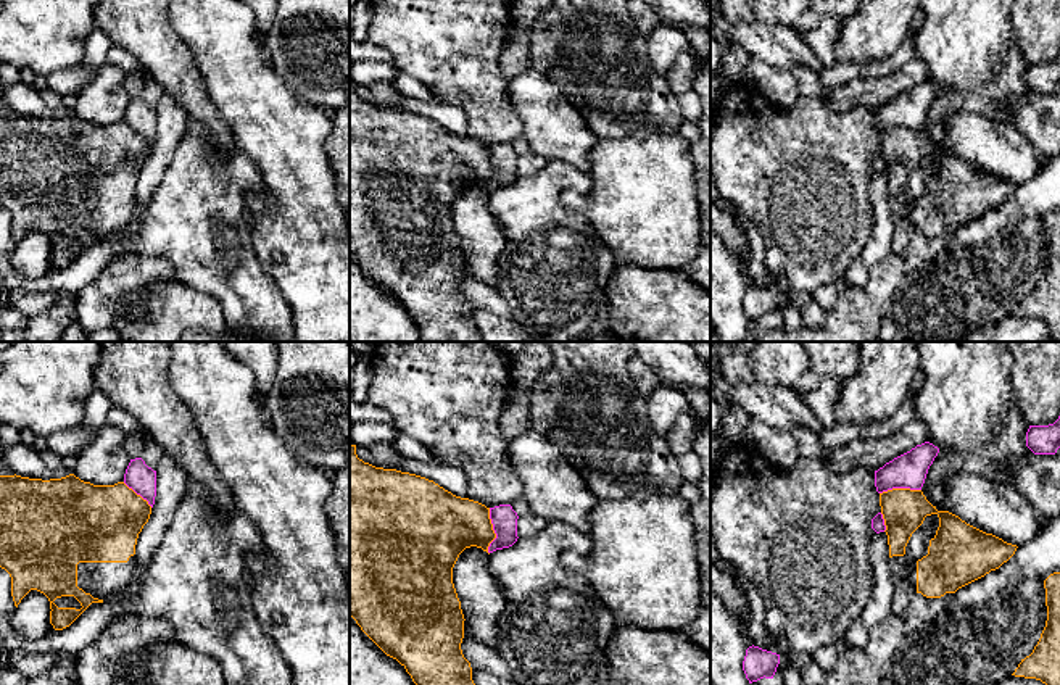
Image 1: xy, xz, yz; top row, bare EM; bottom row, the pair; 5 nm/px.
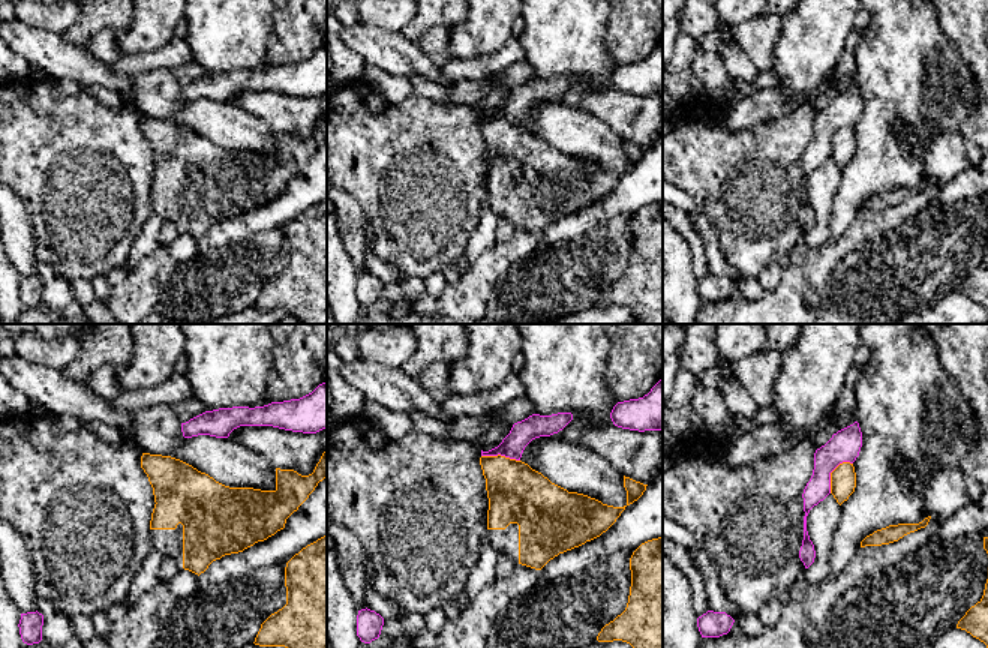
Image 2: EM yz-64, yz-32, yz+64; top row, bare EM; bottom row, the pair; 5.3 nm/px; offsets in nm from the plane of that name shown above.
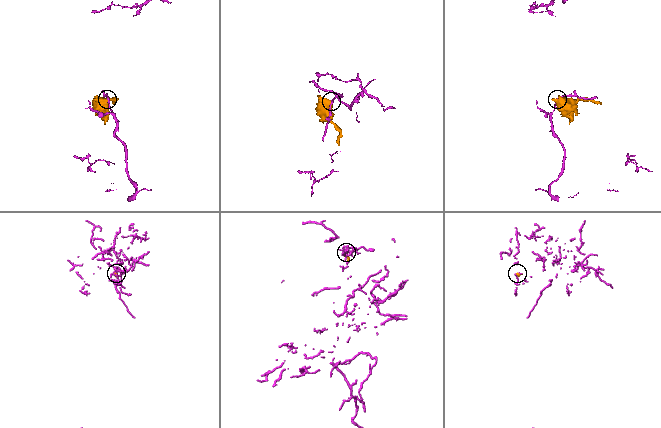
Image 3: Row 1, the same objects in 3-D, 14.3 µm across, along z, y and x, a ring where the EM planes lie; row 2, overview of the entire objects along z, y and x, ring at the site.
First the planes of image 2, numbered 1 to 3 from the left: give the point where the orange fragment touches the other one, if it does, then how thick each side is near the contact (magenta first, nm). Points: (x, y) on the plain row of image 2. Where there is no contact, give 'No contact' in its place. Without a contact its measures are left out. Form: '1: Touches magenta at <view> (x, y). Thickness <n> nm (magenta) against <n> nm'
1: No contact
2: Touches magenta at yz-32 (501, 119). Thickness 130 nm (magenta) against 320 nm
3: Touches magenta at yz+64 (831, 135). Thickness 170 nm (magenta) against 140 nm

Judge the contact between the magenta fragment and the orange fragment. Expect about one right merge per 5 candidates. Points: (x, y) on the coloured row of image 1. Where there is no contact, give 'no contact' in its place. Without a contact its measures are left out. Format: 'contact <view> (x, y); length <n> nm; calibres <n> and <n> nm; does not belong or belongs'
contact xz (493, 529); length 240 nm; calibres 130 and 320 nm; does not belong

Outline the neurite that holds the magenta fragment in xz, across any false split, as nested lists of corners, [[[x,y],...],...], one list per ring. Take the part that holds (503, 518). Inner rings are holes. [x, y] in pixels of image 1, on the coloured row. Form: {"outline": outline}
{"outline": [[[499,504],[490,508],[490,519],[493,524],[493,530],[496,538],[490,543],[488,553],[496,550],[509,548],[517,542],[517,513],[511,504]]]}

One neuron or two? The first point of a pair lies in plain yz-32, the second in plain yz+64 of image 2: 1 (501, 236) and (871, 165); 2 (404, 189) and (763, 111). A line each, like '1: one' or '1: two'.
1: one
2: two

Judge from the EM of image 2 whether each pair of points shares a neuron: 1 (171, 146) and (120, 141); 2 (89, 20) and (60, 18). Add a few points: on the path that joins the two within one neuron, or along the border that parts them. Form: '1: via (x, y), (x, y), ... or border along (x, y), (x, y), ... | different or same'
1: border along (141, 117), (141, 132), (155, 167), (152, 179) | different
2: border along (81, 15), (63, 33) | different

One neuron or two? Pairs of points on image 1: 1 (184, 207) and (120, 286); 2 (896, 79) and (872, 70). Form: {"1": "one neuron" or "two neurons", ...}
{"1": "two neurons", "2": "two neurons"}

